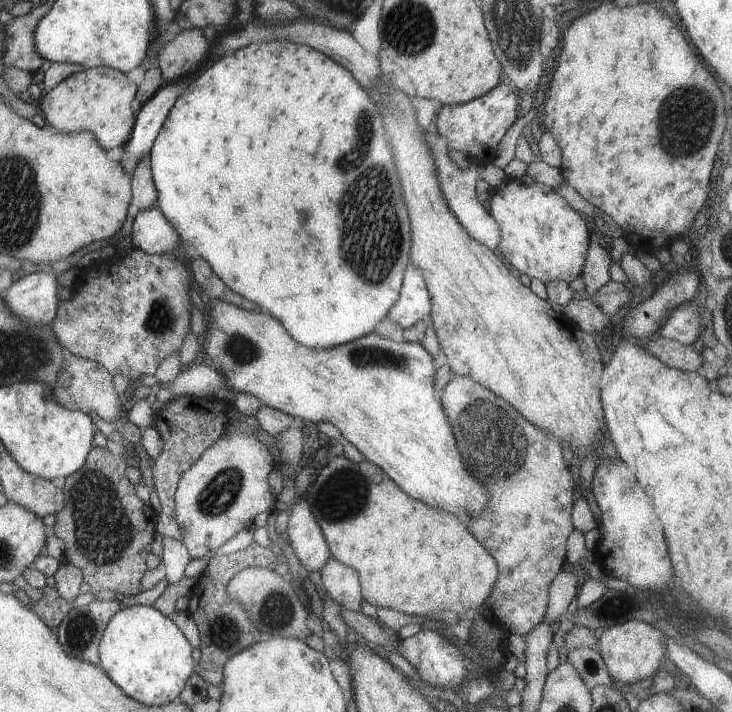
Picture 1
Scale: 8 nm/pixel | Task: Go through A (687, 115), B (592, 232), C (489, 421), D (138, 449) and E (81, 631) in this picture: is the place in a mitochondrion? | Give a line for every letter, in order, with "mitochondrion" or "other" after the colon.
A: mitochondrion
B: other
C: mitochondrion
D: other
E: mitochondrion

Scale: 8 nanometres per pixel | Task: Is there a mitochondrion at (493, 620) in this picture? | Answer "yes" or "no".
no

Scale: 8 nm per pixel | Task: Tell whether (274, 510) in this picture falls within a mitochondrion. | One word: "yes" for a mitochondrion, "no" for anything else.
no

